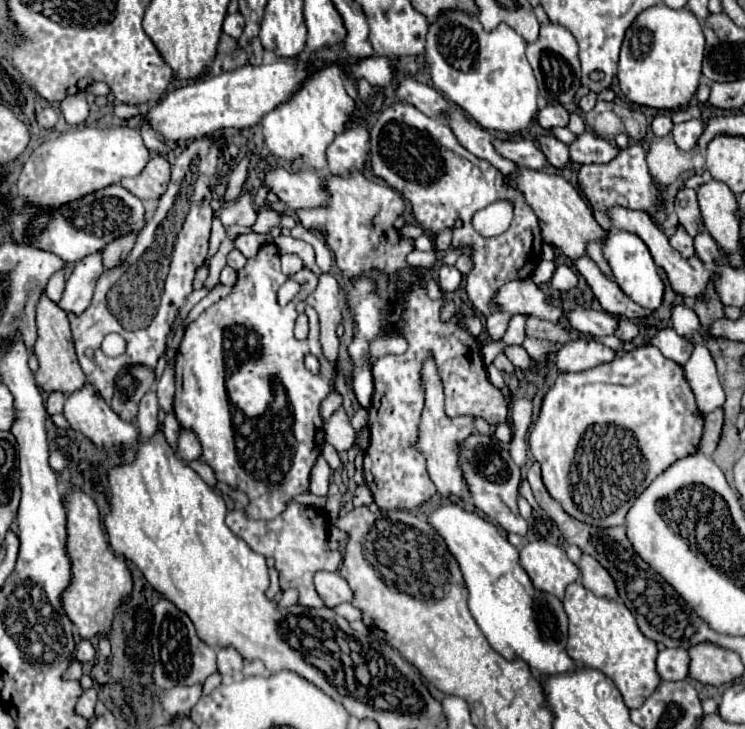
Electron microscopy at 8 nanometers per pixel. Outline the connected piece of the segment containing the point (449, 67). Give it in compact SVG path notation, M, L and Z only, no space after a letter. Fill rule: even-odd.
M444 11L428 29L426 65L430 69L434 87L442 91L452 103L462 107L480 127L488 131L502 131L502 133L524 131L538 113L536 103L538 83L526 59L526 43L514 29L510 29L504 23L496 31L486 33L480 21L474 21L472 15L466 15L462 11Z

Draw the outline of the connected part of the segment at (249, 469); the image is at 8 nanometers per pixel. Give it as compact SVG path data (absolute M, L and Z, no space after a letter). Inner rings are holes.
M264 245L264 247L260 249L260 253L256 255L256 259L248 259L248 261L246 261L246 267L244 267L242 271L238 271L238 281L236 281L234 289L232 289L232 293L230 293L226 299L222 299L222 301L214 303L212 307L208 307L208 309L186 329L186 333L184 333L184 337L182 337L182 343L180 343L180 347L178 347L178 355L176 355L174 415L176 415L176 419L178 419L178 423L180 423L182 429L196 433L196 437L198 437L198 441L200 441L200 445L202 445L202 455L200 455L198 461L210 465L218 481L224 481L224 483L228 483L232 489L244 491L244 493L248 495L248 505L244 507L244 513L246 513L248 517L254 517L256 521L270 521L270 519L278 517L280 513L284 513L284 511L288 509L290 501L292 501L296 495L308 491L308 487L310 487L310 471L312 471L312 465L316 463L316 457L320 455L322 437L324 437L322 419L320 419L318 409L320 409L320 401L332 391L330 381L332 381L332 375L334 375L334 369L336 369L336 365L334 365L332 361L328 361L328 359L324 357L324 353L322 353L318 313L314 311L314 307L306 305L306 315L308 315L308 319L310 319L310 335L308 335L308 339L306 339L306 341L296 341L296 339L294 339L294 323L296 323L296 315L298 315L298 313L296 313L296 305L298 305L300 301L304 301L310 293L314 293L314 285L318 285L318 275L316 275L314 271L310 271L310 269L304 267L300 273L288 277L288 275L282 273L278 257L280 257L280 255L278 255L276 245ZM288 279L300 281L300 283L304 285L304 289L300 291L298 297L294 297L288 305L282 307L282 305L278 305L278 289L280 289ZM306 353L316 355L316 357L319 358L320 365L322 365L320 375L312 375L312 373L306 369L306 365L304 365Z

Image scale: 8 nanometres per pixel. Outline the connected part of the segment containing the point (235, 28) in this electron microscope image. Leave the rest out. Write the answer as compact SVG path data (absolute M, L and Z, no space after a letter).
M228 13L224 19L224 33L238 39L242 35L242 29L244 29L242 15L240 13Z

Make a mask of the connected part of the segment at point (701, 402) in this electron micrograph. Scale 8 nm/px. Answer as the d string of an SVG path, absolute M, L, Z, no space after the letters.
M694 341L694 353L690 361L684 365L688 383L696 395L696 403L700 413L710 413L724 405L724 389L718 381L714 359L710 357L710 351L706 349L704 341Z

